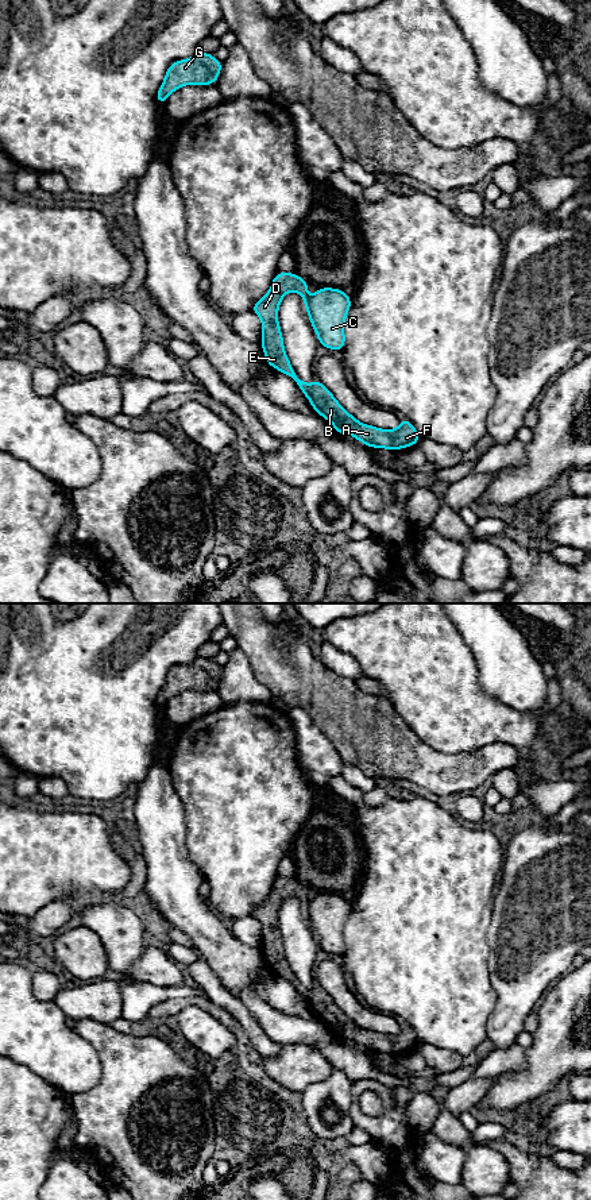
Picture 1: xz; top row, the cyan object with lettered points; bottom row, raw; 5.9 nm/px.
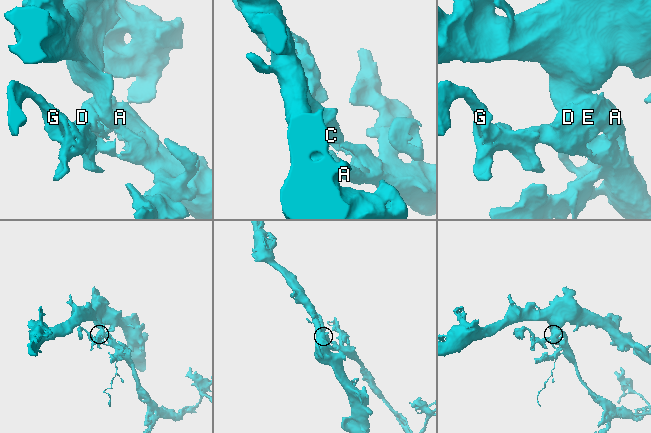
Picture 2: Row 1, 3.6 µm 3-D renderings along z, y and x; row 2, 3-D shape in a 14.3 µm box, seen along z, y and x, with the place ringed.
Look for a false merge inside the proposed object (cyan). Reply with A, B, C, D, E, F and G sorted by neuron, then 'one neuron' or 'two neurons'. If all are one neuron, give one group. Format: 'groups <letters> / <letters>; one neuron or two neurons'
groups A B D E F G / C; two neurons

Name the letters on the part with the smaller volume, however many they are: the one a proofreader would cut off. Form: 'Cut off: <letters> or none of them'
Cut off: A, B, D, E, F, G

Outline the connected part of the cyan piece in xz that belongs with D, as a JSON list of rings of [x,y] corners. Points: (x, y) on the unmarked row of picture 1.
[[[278,876],[266,900],[254,907],[251,915],[262,925],[262,944],[259,948],[263,953],[266,968],[290,981],[306,1000],[314,1016],[335,1031],[336,1038],[354,1041],[370,1053],[398,1056],[417,1050],[420,1039],[406,1022],[399,1025],[398,1034],[381,1034],[366,1030],[349,1019],[317,983],[312,989],[308,989],[296,979],[283,952],[283,941],[278,929],[278,914],[287,896],[300,898],[306,911],[309,906],[308,891],[309,887],[300,883],[297,877]]]

